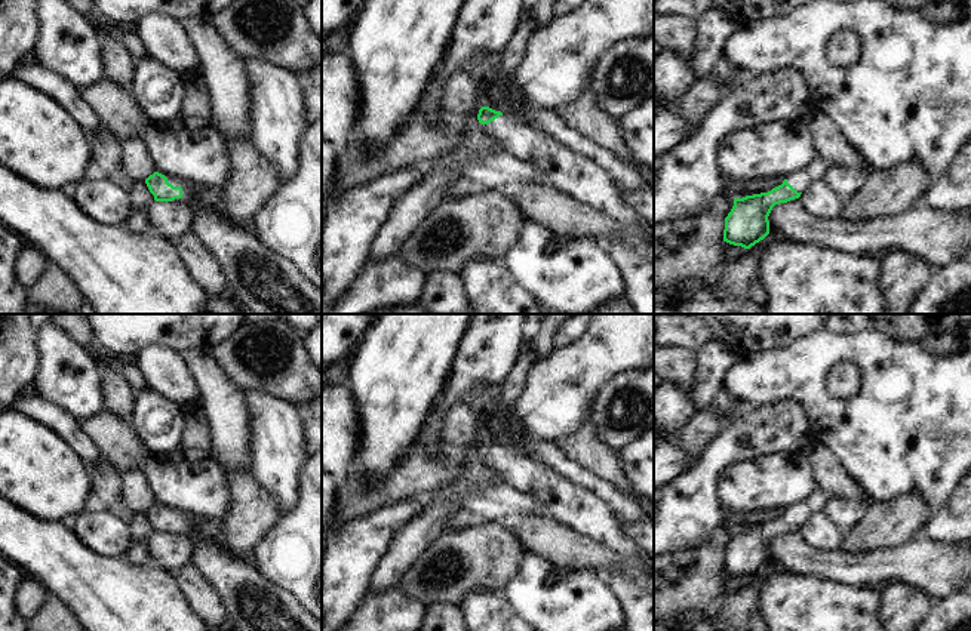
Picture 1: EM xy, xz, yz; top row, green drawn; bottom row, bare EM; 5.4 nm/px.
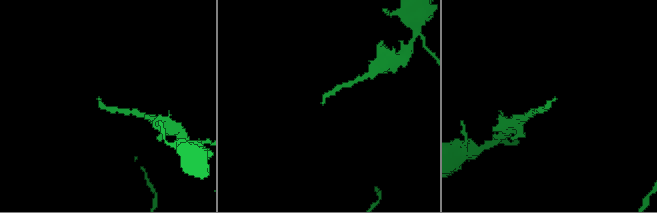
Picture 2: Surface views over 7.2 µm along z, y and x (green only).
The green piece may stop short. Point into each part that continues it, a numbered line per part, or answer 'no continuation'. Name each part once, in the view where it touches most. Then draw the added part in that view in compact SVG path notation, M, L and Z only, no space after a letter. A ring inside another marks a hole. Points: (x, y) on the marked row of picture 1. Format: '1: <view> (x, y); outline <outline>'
1: xz (556, 165); outline M504 114L485 124L485 130L497 139L503 153L528 163L543 182L608 215L632 246L654 253L654 227L621 198L606 170Z

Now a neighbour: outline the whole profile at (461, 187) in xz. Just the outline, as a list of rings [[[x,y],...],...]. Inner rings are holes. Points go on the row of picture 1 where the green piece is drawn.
[[[458,178],[451,185],[448,185],[445,194],[446,194],[446,198],[457,200],[457,198],[465,197],[474,190],[476,187],[471,184],[471,181],[465,178]]]

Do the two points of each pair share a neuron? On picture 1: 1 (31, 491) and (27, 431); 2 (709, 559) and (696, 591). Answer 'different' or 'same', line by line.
1: same
2: same

